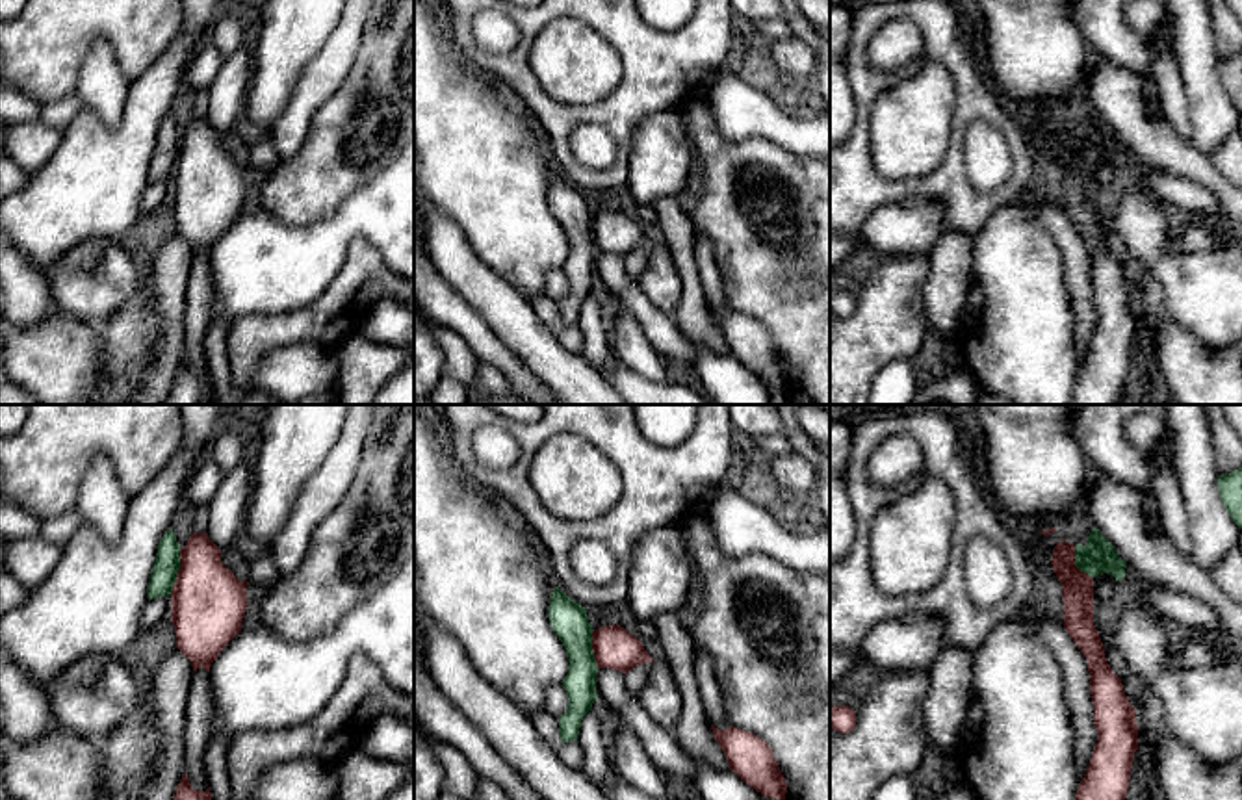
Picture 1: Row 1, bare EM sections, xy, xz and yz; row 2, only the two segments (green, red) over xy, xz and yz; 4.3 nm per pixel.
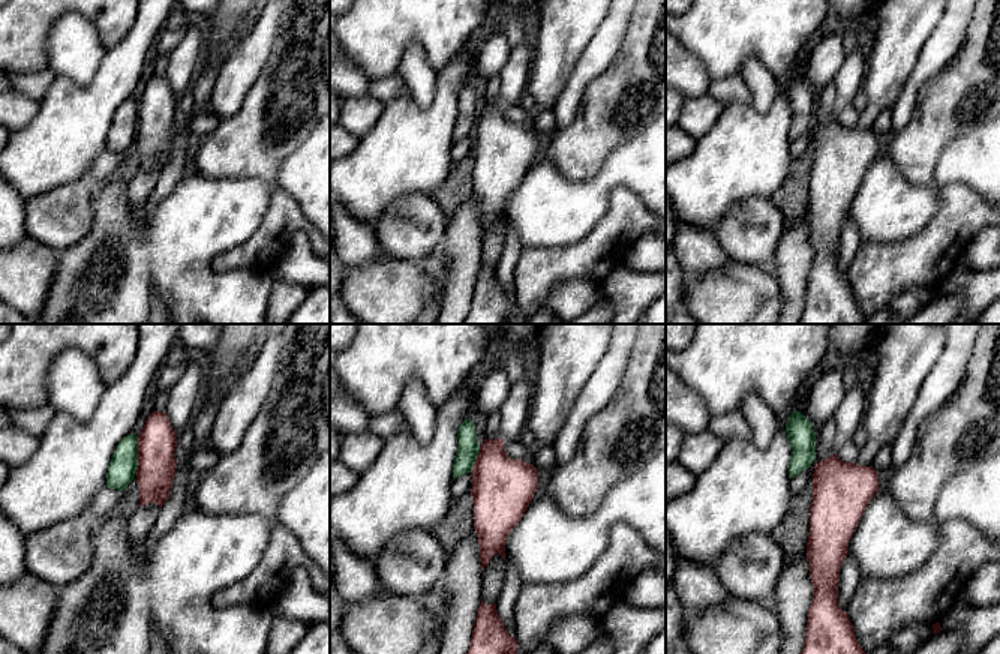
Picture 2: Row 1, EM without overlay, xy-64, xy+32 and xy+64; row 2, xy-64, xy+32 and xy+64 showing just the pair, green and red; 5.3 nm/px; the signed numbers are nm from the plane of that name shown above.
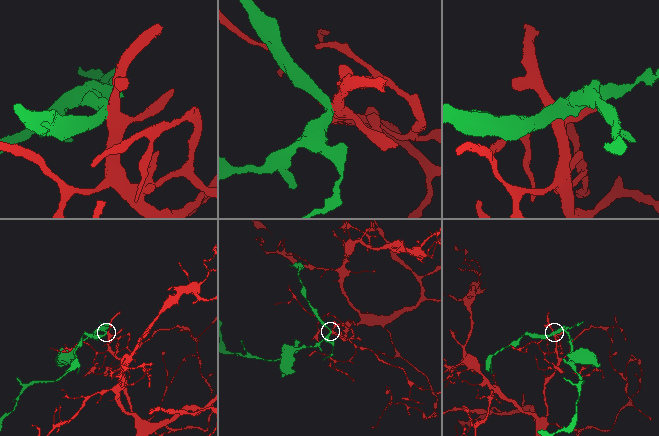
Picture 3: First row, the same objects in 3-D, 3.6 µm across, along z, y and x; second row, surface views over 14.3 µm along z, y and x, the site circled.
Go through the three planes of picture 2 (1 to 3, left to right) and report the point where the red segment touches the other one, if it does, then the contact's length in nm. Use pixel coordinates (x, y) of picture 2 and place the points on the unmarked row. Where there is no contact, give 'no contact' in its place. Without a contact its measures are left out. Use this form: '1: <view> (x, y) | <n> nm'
1: xy-64 (137, 119) | 200 nm
2: xy+32 (476, 123) | 150 nm
3: no contact

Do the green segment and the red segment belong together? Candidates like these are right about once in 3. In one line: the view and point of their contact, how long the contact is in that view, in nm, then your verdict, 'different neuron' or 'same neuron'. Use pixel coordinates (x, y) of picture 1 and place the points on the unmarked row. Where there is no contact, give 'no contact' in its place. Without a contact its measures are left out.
xy (177, 156) | 200 nm | different neuron

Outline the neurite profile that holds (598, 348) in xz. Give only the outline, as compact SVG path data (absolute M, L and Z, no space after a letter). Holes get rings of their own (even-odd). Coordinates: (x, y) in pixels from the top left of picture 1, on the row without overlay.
M589 295L583 301L577 327L581 329L585 338L585 345L579 355L598 371L605 369L607 364L615 358L615 353L611 332L603 325L602 306L594 295Z

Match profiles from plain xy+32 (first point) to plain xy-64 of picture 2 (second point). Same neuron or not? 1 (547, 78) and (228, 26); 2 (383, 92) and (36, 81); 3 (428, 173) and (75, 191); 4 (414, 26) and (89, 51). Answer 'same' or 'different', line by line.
1: same
2: same
3: different
4: different

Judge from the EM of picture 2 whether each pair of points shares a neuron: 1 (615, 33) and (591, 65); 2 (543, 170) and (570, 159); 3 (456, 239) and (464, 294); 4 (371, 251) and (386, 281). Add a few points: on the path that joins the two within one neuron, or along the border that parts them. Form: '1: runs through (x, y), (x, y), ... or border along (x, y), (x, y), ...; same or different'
1: runs through (607, 41), (595, 57); same
2: border along (544, 158), (567, 177), (585, 179); different
3: runs through (462, 252), (462, 281); same
4: border along (386, 254), (363, 266), (345, 267); different

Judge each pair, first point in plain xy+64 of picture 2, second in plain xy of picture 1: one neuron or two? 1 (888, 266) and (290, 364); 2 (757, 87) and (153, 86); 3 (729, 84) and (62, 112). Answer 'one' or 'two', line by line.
1: two
2: two
3: one

